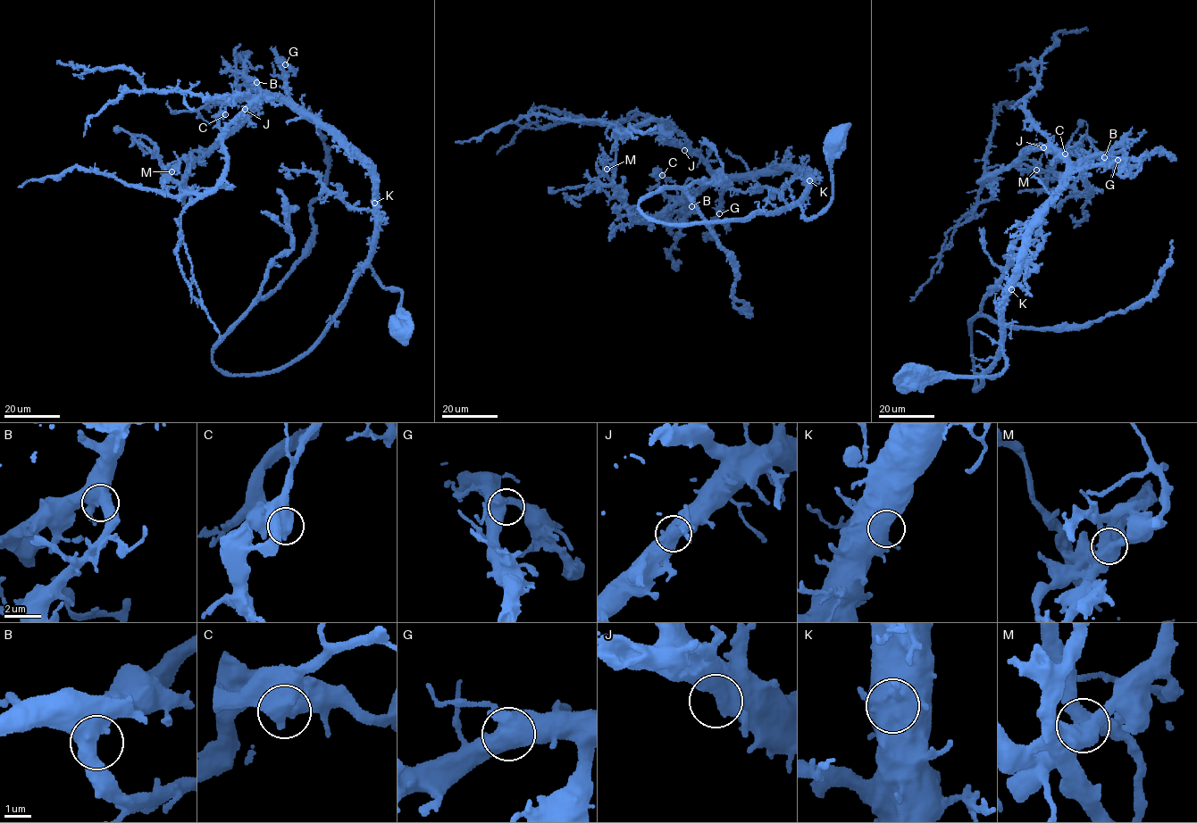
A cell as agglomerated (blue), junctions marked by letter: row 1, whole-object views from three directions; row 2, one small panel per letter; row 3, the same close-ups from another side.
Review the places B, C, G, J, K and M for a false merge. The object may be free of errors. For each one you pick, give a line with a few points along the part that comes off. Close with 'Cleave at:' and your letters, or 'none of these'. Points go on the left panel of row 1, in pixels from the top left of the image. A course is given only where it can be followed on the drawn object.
C: Course of the part to remove: (225, 114), (227, 103), (234, 95), (260, 100), (261, 105)
Cleave at: C

